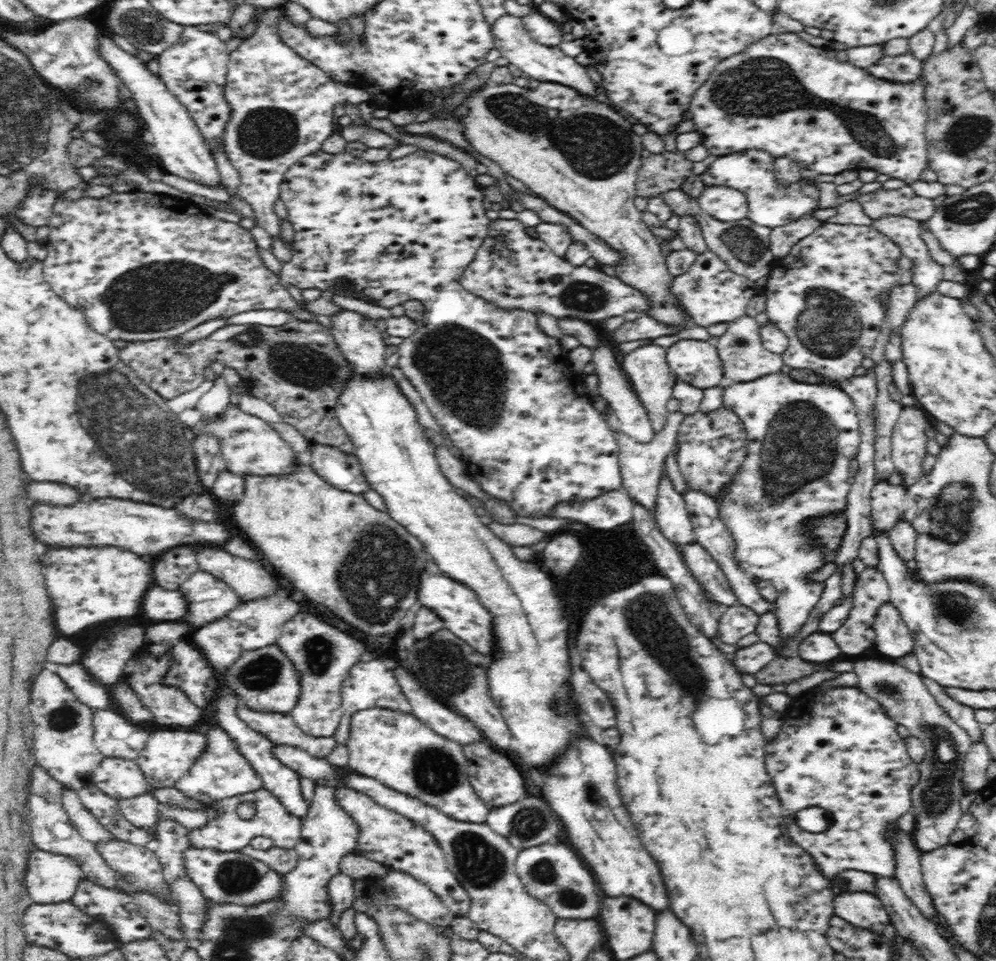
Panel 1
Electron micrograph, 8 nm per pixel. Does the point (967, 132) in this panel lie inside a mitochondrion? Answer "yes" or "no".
yes

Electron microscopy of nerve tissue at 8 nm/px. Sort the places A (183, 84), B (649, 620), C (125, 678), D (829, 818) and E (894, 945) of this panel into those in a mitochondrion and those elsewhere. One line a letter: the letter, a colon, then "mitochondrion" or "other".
A: other
B: mitochondrion
C: other
D: other
E: other

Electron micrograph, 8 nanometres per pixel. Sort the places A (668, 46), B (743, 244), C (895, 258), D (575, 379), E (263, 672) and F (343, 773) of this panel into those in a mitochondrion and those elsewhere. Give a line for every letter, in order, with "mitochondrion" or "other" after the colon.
A: other
B: mitochondrion
C: other
D: other
E: mitochondrion
F: other

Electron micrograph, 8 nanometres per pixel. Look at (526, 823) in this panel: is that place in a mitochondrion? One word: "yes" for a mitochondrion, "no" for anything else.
yes

